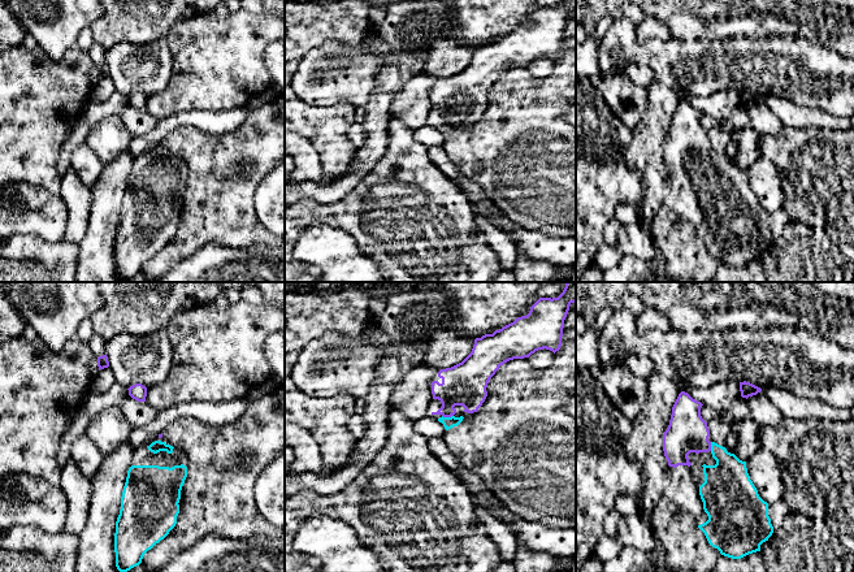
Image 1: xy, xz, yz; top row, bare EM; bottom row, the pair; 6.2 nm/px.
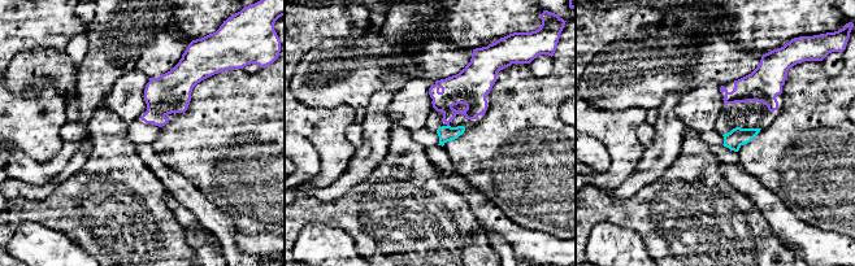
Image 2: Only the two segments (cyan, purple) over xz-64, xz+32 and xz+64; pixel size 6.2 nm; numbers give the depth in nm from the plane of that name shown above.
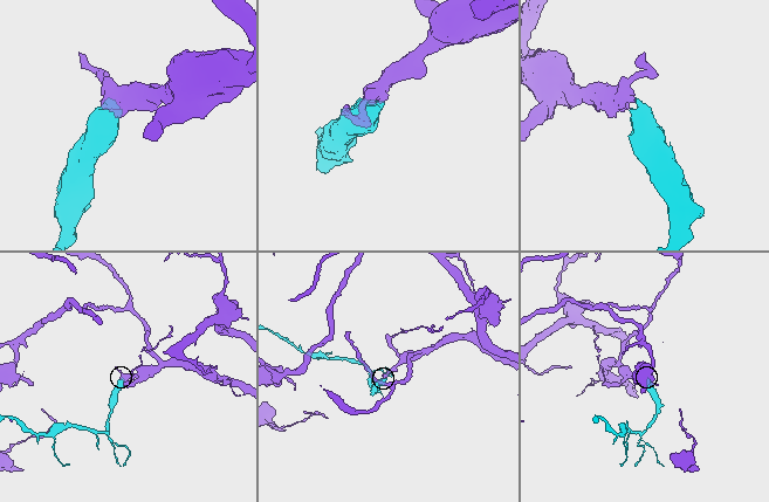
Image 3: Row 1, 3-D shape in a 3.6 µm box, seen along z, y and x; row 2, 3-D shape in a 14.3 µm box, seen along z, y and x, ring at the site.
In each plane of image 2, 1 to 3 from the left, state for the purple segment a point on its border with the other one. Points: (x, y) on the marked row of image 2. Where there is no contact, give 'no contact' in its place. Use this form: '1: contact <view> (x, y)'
1: no contact
2: no contact
3: no contact

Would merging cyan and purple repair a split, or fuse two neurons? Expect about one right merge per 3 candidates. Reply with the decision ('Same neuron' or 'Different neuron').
Same neuron

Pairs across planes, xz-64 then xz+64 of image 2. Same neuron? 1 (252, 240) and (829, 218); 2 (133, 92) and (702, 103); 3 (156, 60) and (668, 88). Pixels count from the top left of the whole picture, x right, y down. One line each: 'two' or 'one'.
1: two
2: one
3: one

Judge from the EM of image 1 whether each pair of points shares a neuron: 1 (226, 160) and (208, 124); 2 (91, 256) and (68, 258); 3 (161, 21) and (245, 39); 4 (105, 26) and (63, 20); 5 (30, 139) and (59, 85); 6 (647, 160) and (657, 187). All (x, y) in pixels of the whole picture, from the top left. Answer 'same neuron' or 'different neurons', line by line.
1: different neurons
2: different neurons
3: different neurons
4: different neurons
5: same neuron
6: same neuron

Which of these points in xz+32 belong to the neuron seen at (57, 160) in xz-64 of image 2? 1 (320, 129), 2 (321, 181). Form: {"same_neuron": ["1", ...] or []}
{"same_neuron": []}

